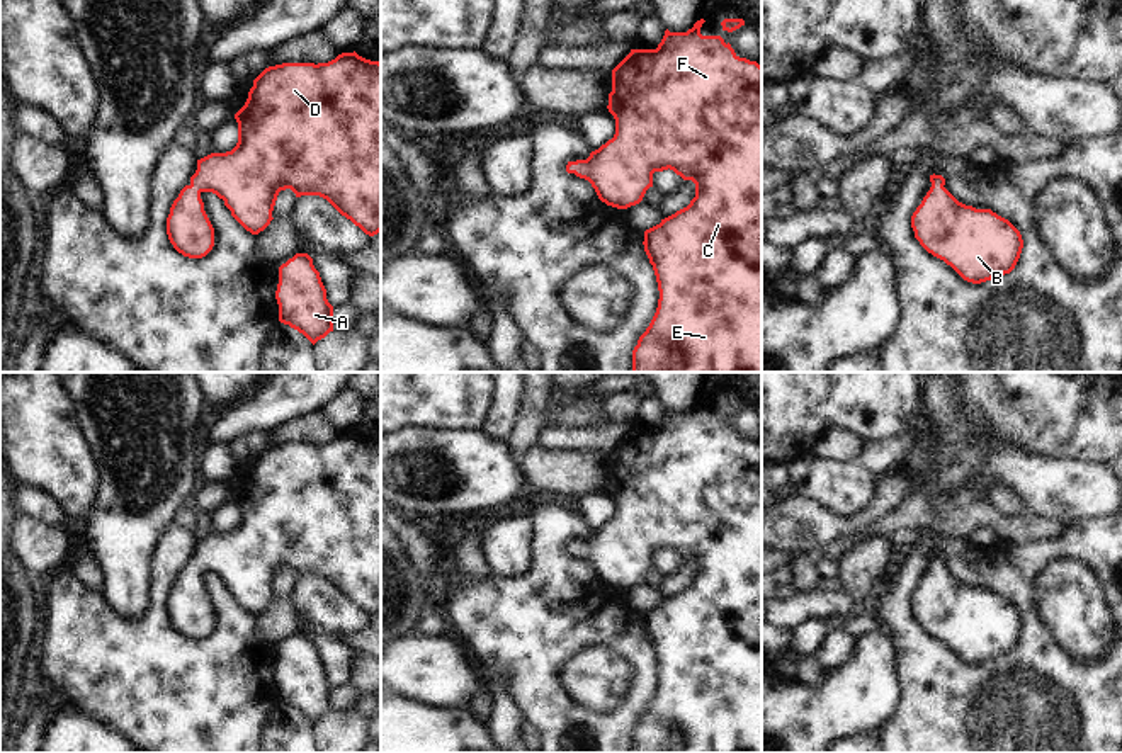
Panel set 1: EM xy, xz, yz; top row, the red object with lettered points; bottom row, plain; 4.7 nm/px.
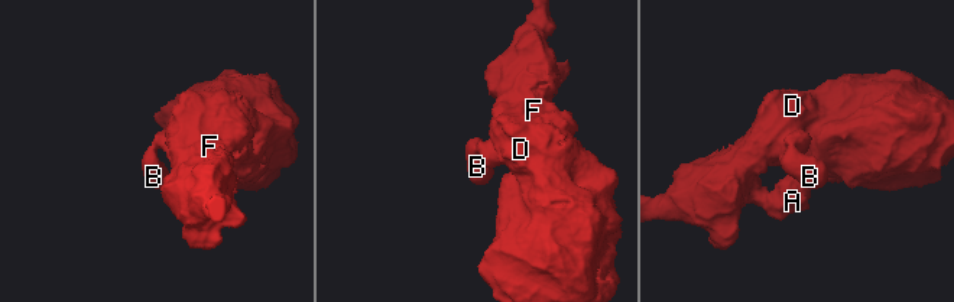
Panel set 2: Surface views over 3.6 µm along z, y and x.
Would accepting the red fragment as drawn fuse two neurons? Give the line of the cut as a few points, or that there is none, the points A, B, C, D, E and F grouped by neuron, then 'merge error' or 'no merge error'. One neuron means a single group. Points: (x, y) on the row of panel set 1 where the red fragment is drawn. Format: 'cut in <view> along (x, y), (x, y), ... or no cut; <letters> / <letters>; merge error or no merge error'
no cut; A B C D E F; no merge error

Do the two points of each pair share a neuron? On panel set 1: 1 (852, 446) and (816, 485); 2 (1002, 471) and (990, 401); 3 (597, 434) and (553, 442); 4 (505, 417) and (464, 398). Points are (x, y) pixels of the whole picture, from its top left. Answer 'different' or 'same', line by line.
1: different
2: different
3: same
4: different

